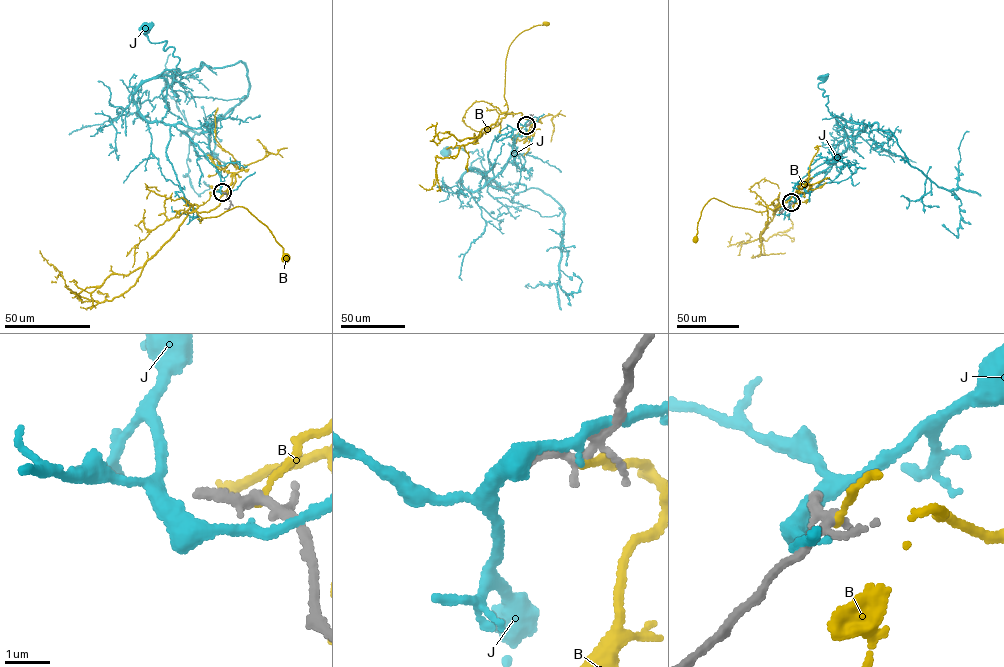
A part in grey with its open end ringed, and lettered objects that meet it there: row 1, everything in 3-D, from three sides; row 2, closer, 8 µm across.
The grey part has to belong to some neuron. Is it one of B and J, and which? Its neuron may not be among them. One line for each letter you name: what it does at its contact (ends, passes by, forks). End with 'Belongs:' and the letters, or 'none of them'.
Belongs: none of them

